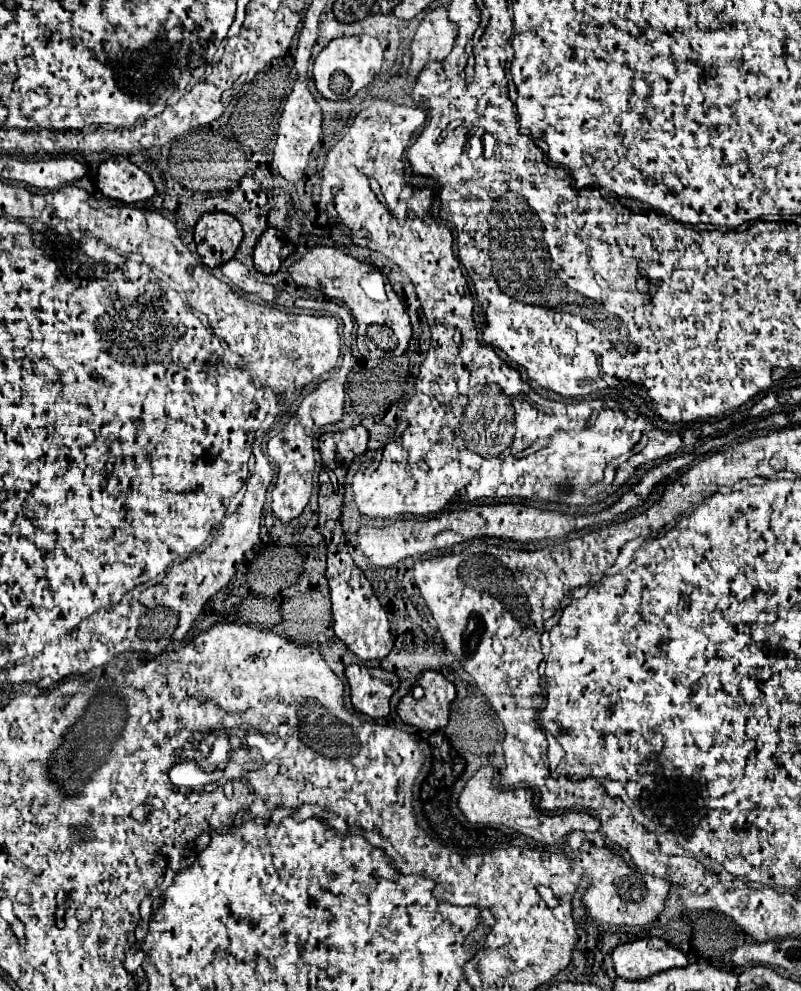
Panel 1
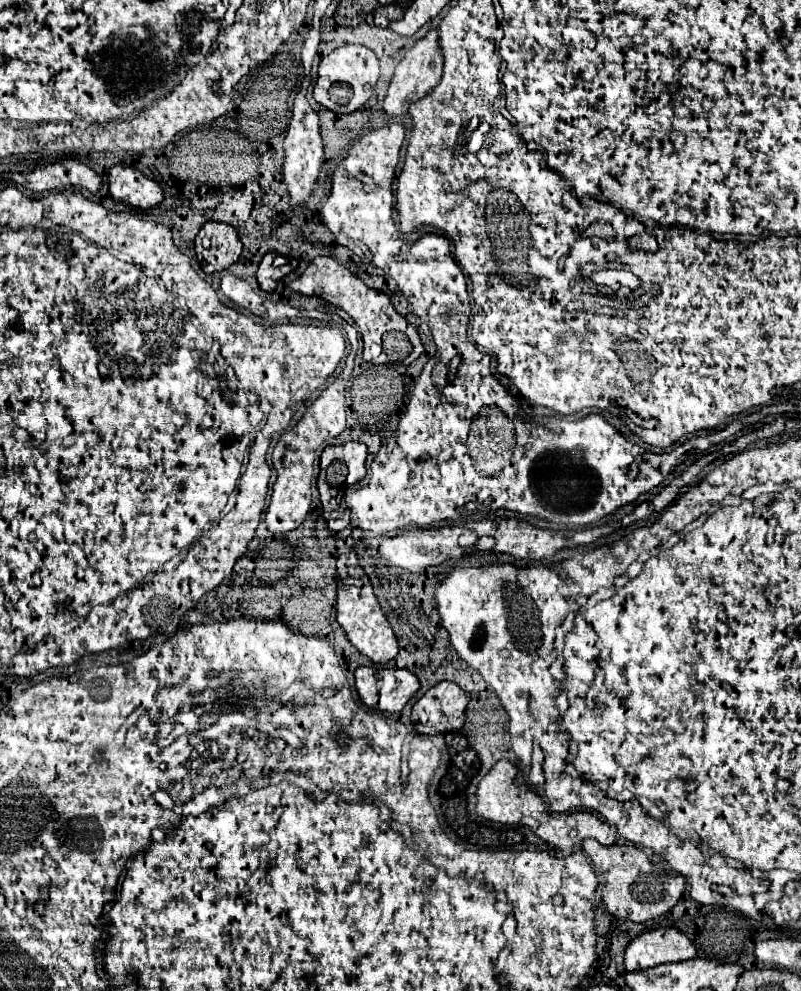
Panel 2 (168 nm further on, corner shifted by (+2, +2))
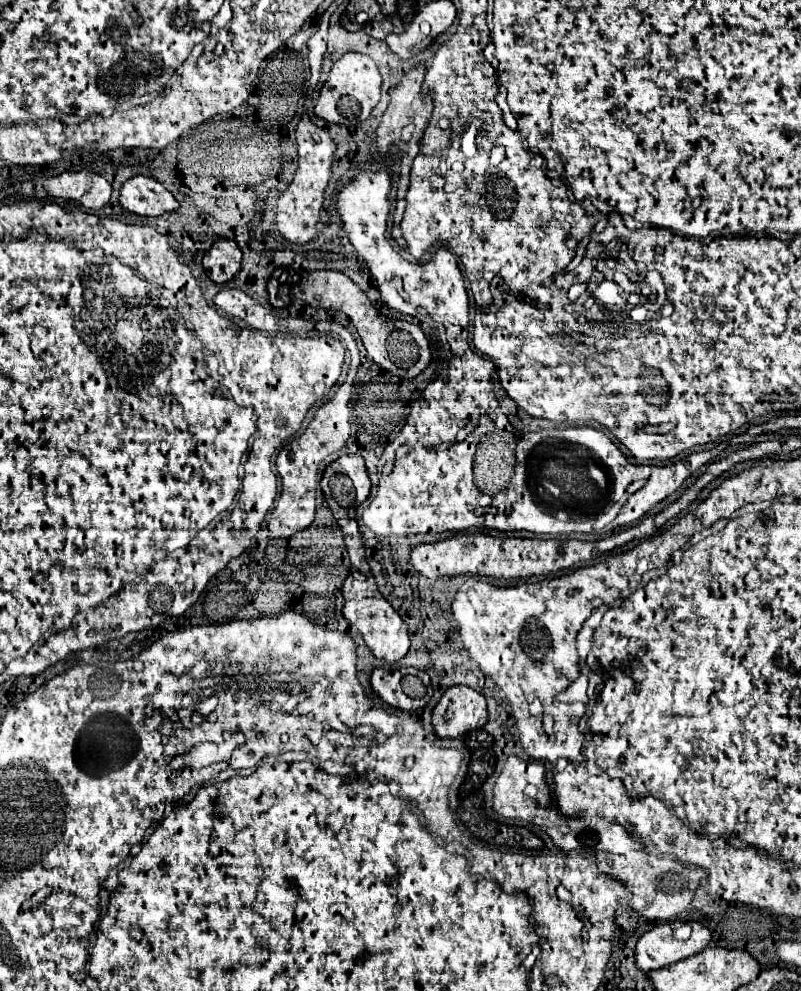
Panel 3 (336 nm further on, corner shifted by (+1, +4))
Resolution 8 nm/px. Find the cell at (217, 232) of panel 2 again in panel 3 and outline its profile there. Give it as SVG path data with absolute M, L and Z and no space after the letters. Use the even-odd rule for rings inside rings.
M219 239L215 241L213 249L205 253L203 267L213 283L223 285L231 281L241 269L241 249L237 247L235 241Z

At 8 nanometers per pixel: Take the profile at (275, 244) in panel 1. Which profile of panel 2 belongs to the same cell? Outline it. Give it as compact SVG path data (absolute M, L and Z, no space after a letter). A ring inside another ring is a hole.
M266 253L258 265L258 271L256 271L256 279L260 283L260 289L262 291L274 291L276 289L276 283L286 275L290 273L286 267L272 267L272 257L274 253Z

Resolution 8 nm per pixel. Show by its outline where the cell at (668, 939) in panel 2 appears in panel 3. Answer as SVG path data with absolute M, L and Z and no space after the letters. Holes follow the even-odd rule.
M679 921L657 925L639 939L635 949L635 959L639 969L643 971L663 969L671 963L677 963L681 959L687 959L703 951L711 941L711 931L697 921L693 921L693 935L687 941L675 939L673 933L677 927Z

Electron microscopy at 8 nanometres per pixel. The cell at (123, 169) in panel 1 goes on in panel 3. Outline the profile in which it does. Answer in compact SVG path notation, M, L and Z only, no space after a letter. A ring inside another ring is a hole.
M137 175L121 187L121 207L143 217L159 217L179 209L175 197L153 177Z

